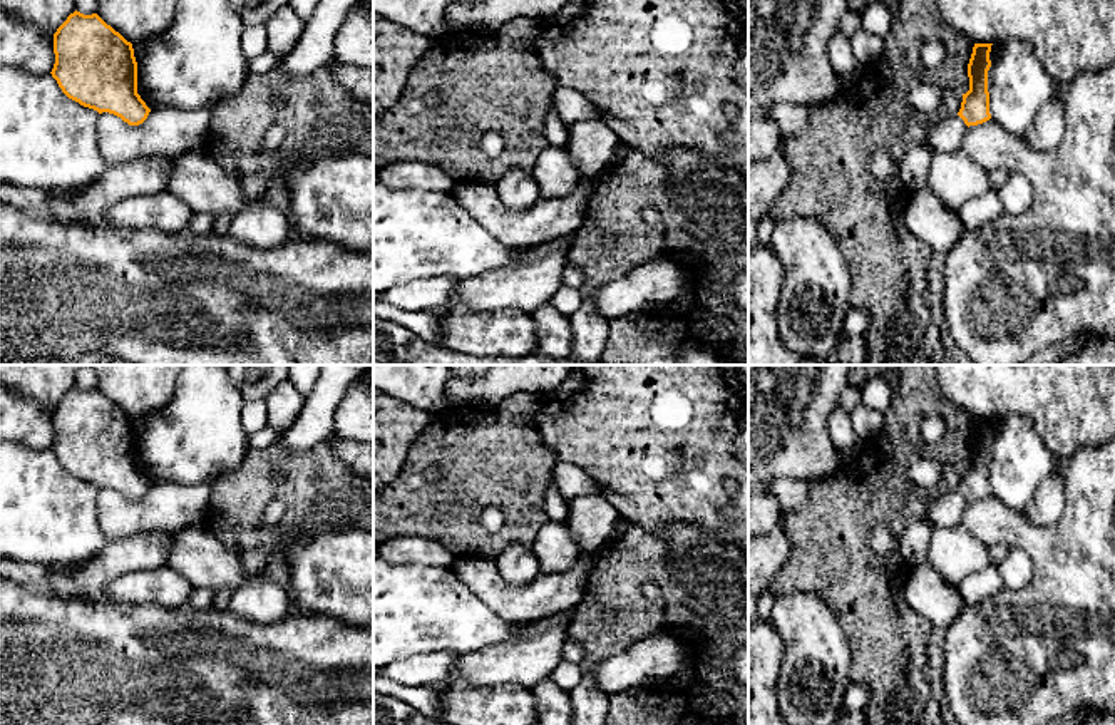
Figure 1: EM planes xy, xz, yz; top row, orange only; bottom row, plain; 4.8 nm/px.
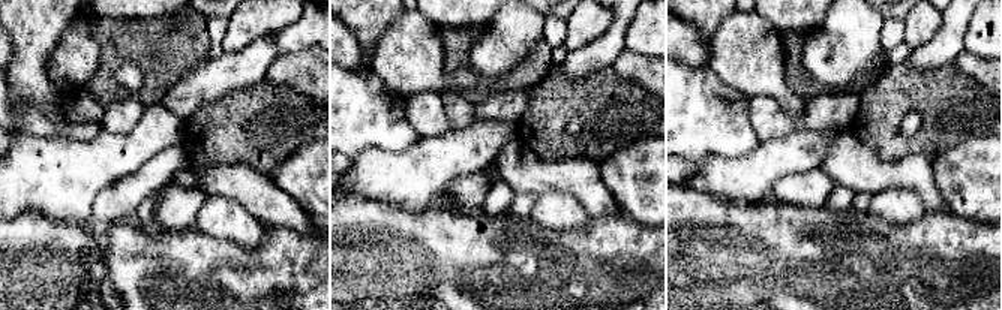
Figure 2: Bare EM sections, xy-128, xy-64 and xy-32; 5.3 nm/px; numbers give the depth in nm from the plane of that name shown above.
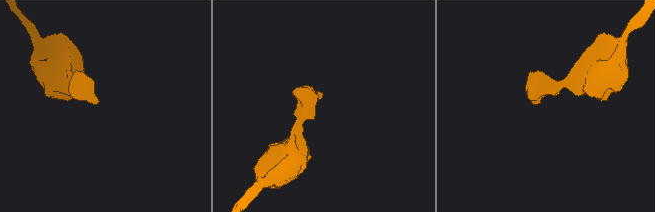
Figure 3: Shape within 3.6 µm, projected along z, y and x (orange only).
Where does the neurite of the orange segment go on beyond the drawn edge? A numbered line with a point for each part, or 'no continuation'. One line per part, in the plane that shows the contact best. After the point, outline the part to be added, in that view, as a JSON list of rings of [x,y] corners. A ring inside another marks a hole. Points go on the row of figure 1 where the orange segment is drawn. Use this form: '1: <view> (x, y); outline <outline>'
1: yz (946, 136); outline [[[954,114],[944,121],[939,121],[926,139],[926,144],[934,151],[934,154],[954,152],[961,149],[961,141],[966,132],[964,121]]]

